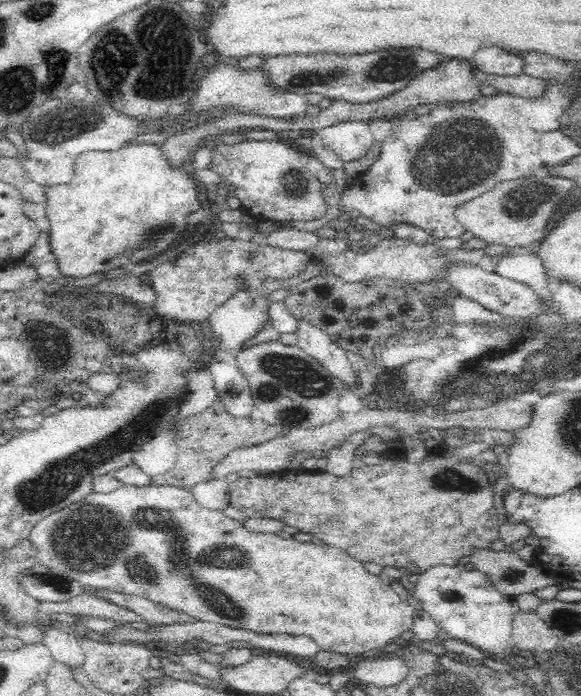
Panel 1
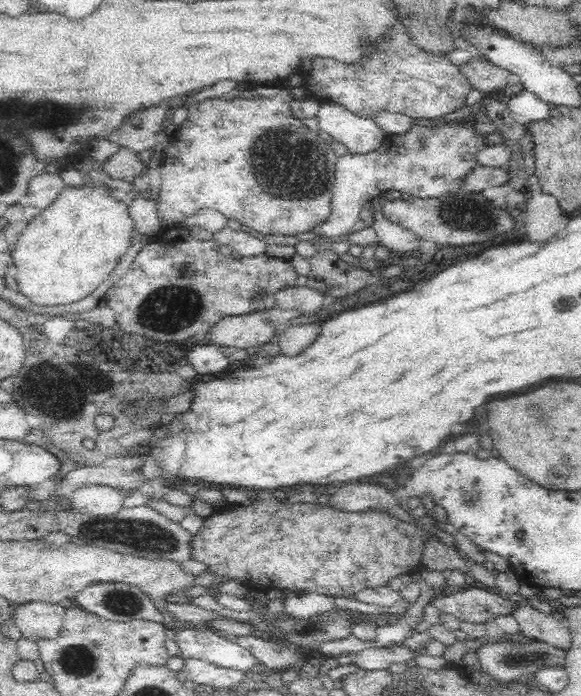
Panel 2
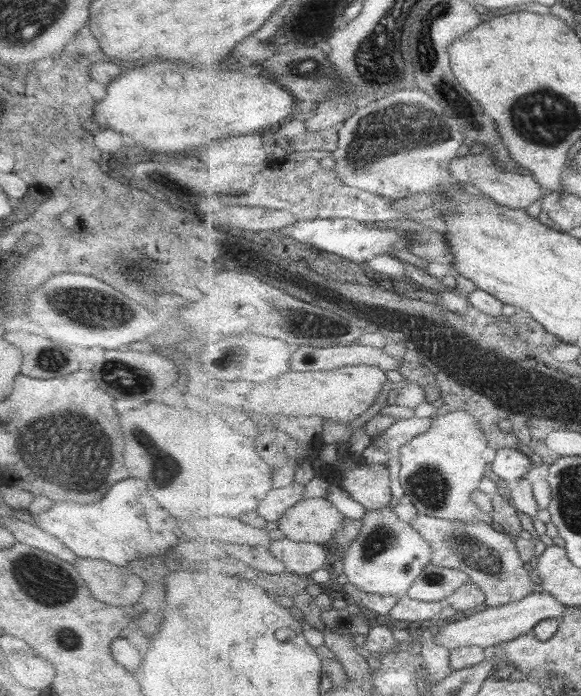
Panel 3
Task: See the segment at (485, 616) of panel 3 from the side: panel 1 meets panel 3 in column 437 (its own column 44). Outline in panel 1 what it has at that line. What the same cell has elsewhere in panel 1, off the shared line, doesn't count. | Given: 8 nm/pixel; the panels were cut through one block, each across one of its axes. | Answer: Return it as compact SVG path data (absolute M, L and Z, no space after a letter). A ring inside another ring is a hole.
M53 625L44 633L42 642L48 647L53 660L75 669L82 668L85 659L80 639L80 634L74 628Z

